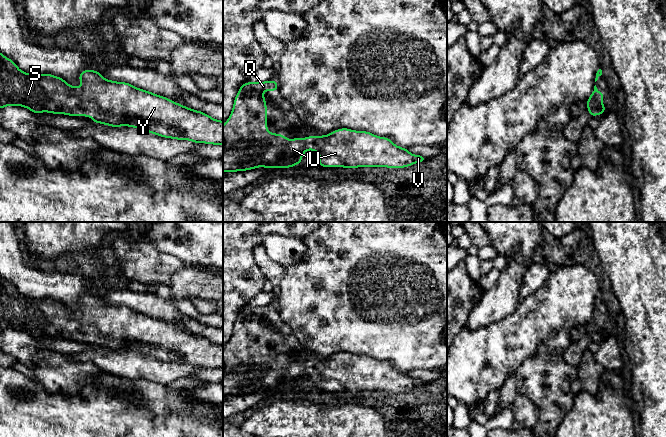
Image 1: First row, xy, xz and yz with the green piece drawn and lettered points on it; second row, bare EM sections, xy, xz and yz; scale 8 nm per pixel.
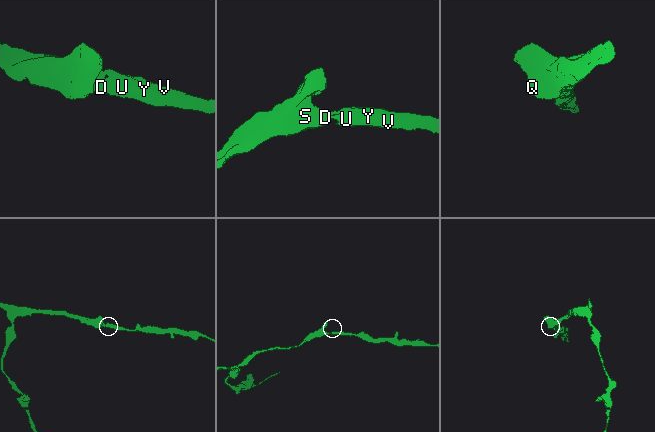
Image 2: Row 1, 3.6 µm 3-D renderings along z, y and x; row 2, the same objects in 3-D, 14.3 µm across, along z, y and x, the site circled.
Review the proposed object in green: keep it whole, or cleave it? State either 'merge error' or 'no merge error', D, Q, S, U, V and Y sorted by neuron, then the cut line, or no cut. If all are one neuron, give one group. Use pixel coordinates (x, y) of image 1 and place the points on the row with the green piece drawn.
no merge error; D Q S U V Y; no cut

